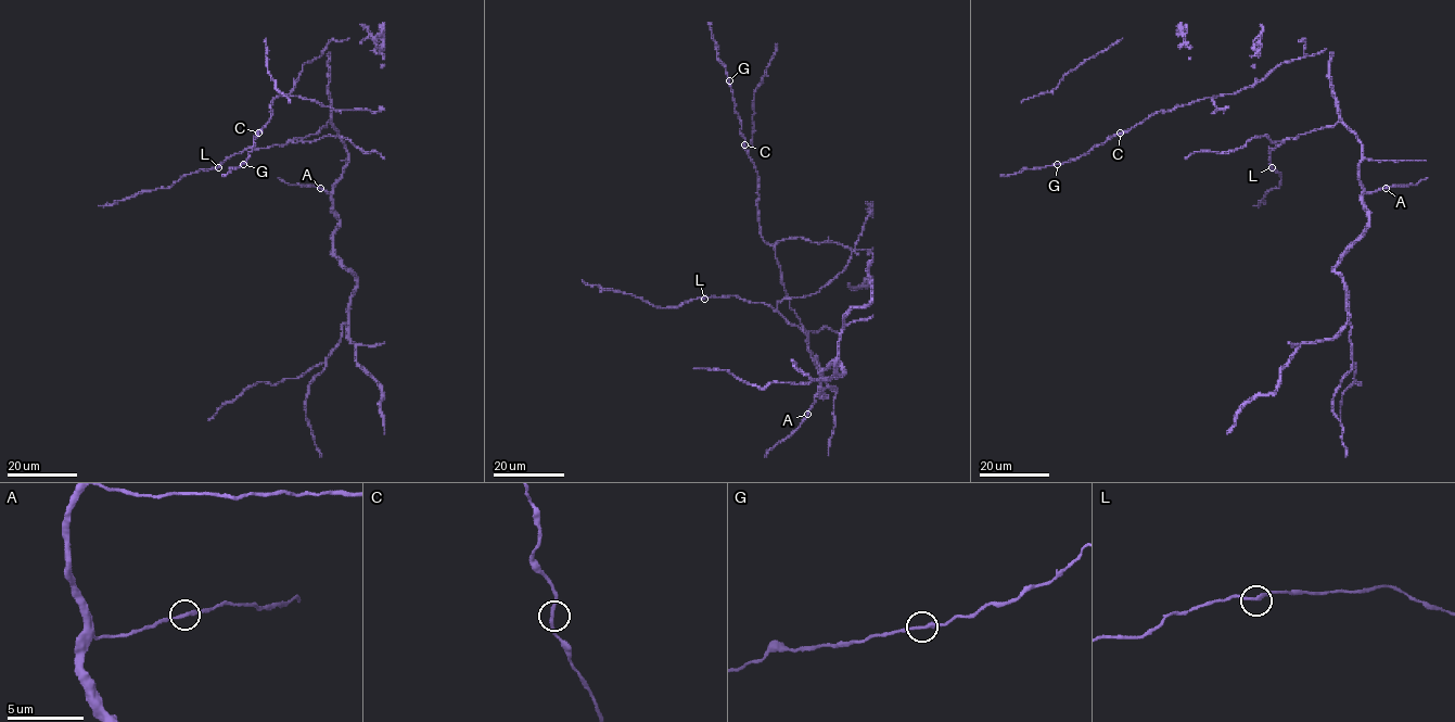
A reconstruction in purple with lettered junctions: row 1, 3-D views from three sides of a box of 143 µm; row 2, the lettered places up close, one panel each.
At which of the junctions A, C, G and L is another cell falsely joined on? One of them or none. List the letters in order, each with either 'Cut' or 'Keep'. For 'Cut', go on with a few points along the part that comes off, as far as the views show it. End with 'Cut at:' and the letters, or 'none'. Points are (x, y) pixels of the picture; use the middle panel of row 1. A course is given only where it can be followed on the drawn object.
A: Keep
C: Keep
G: Keep
L: Keep
Cut at: none

